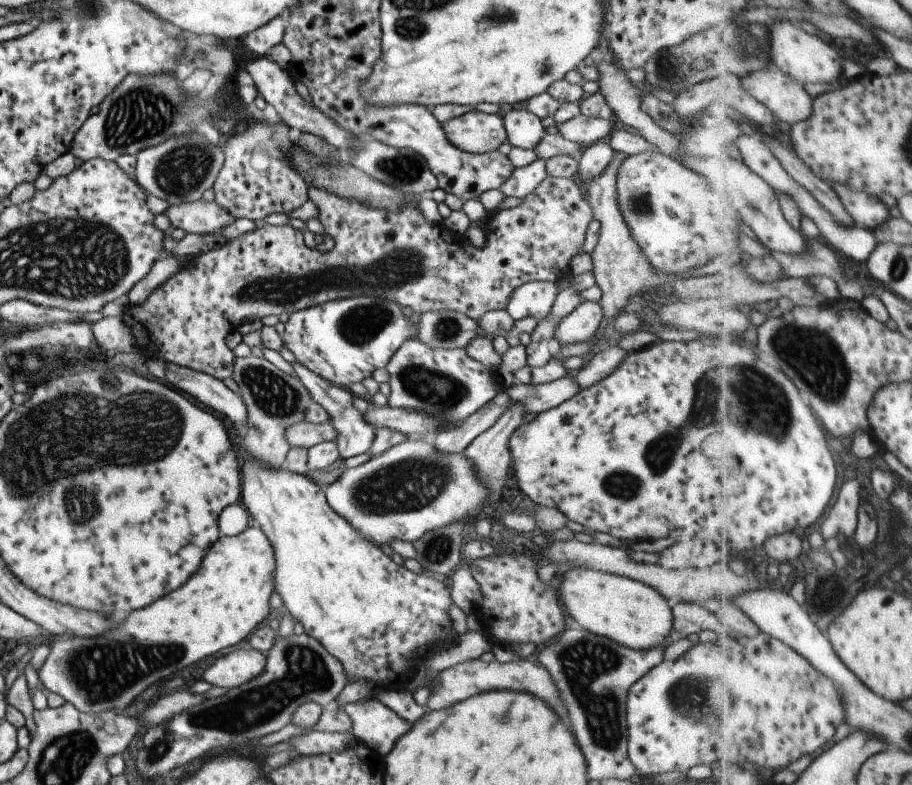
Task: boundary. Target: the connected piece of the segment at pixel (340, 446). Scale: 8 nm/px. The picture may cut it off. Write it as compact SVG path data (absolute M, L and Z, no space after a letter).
M290 364L295 372L295 377L303 384L303 387L309 392L311 401L314 401L318 406L323 408L324 412L327 412L329 416L328 423L333 426L335 430L335 445L339 452L340 461L365 453L365 450L371 448L371 442L373 442L373 428L365 422L363 416L353 408L351 400L355 396L350 393L349 389L339 388L339 386L333 386L329 384L327 380L319 378L317 374L311 374L311 370L307 370L303 364Z

